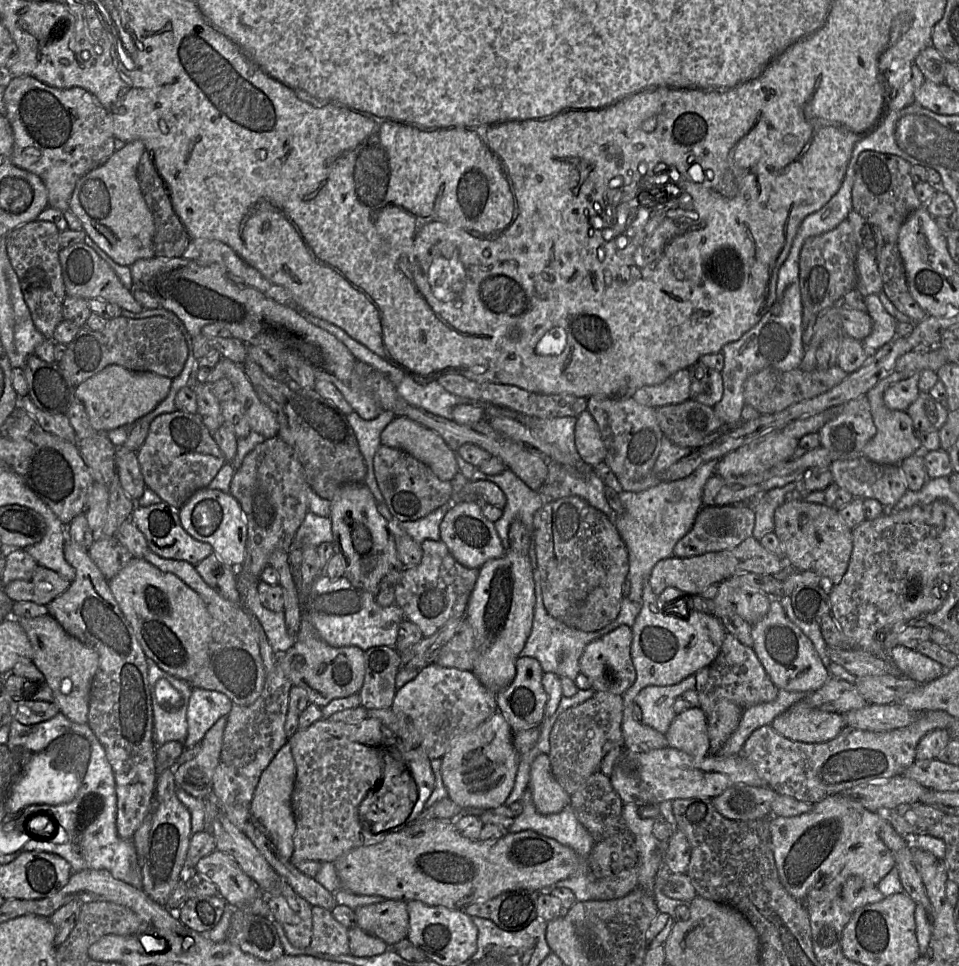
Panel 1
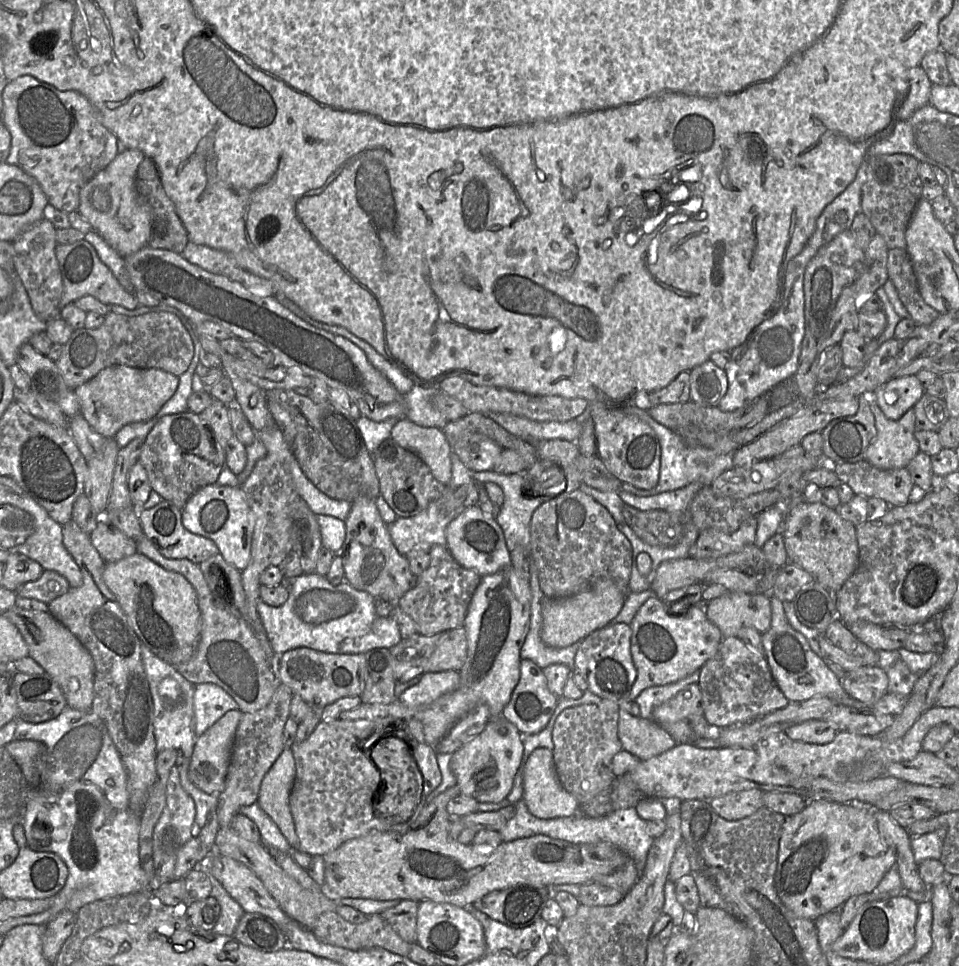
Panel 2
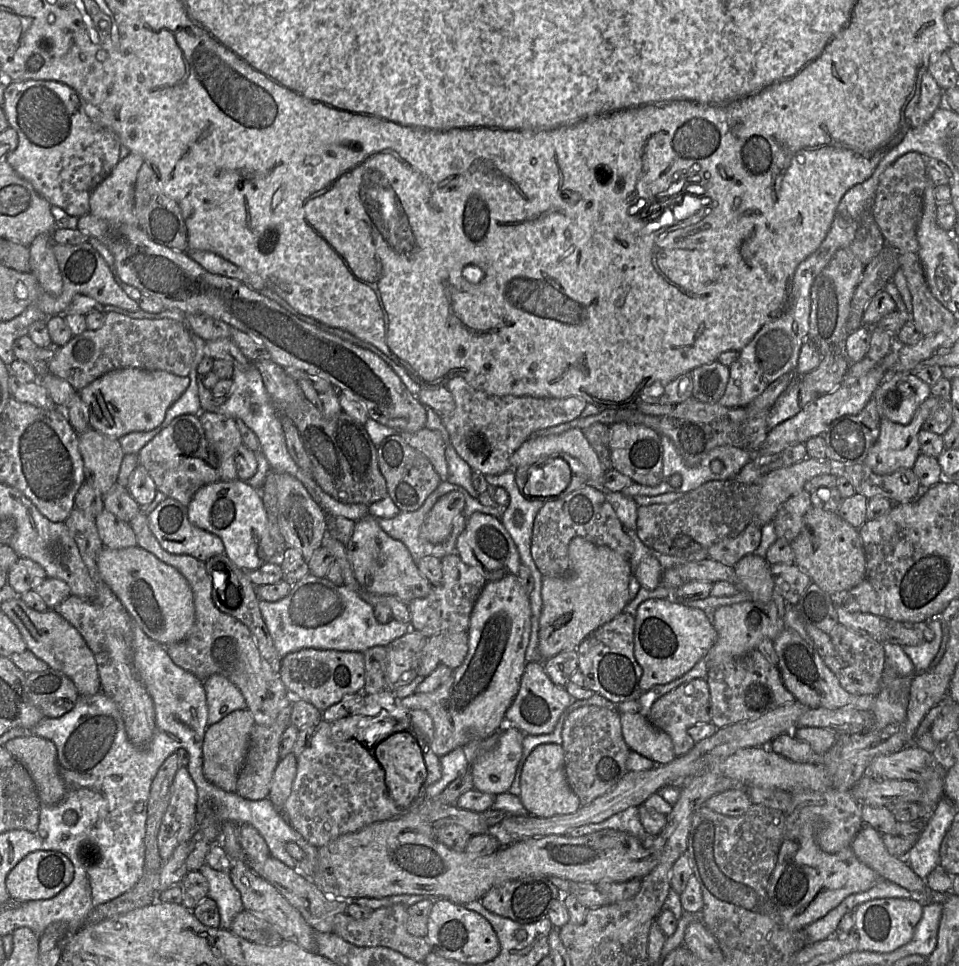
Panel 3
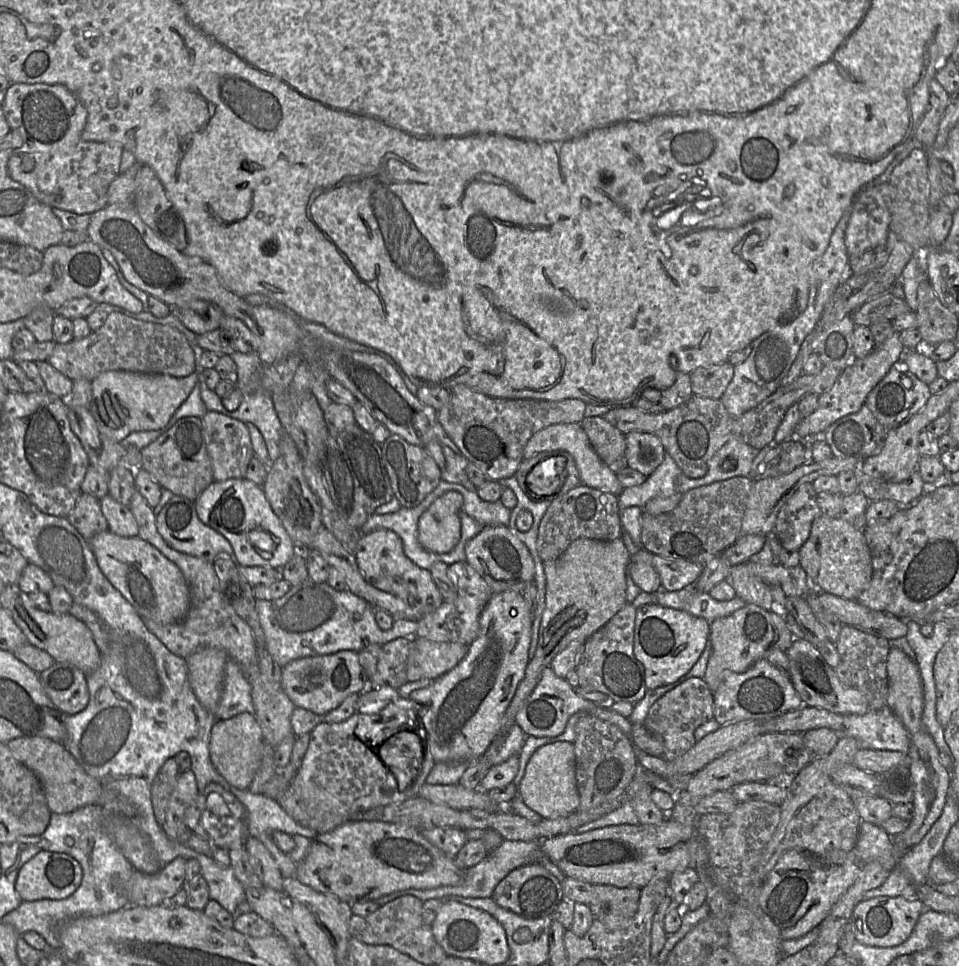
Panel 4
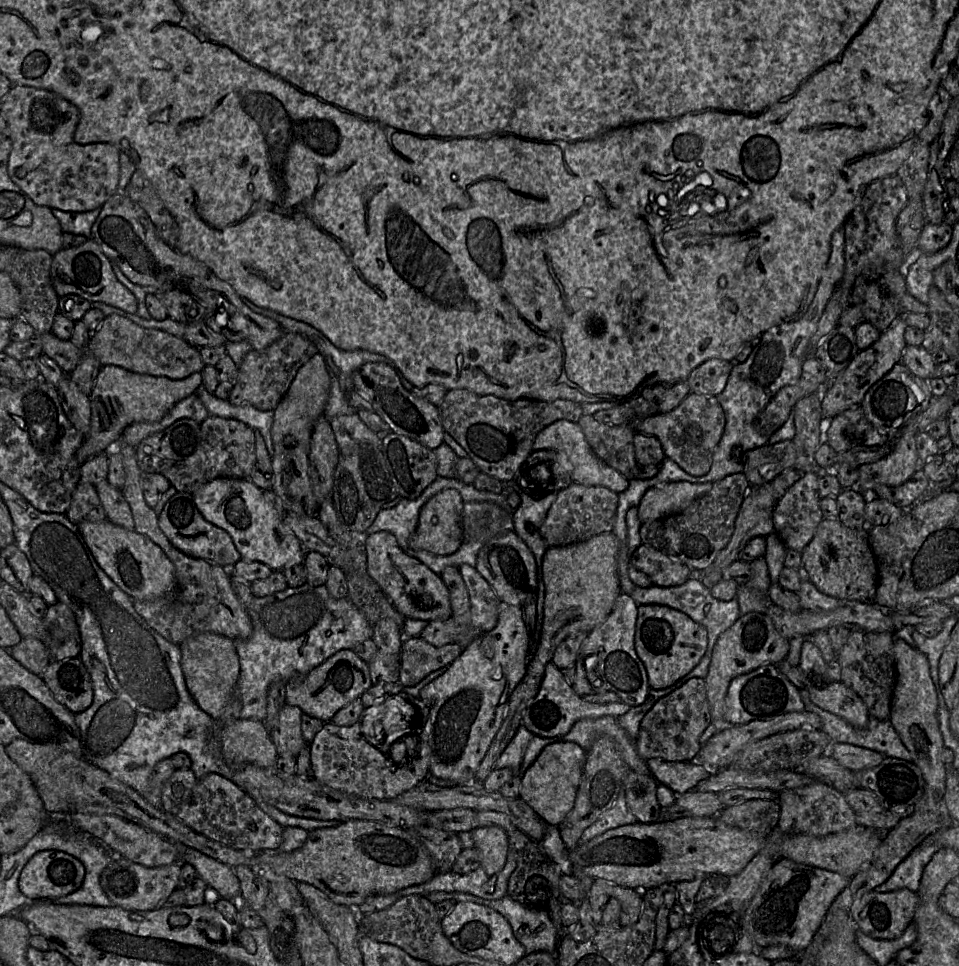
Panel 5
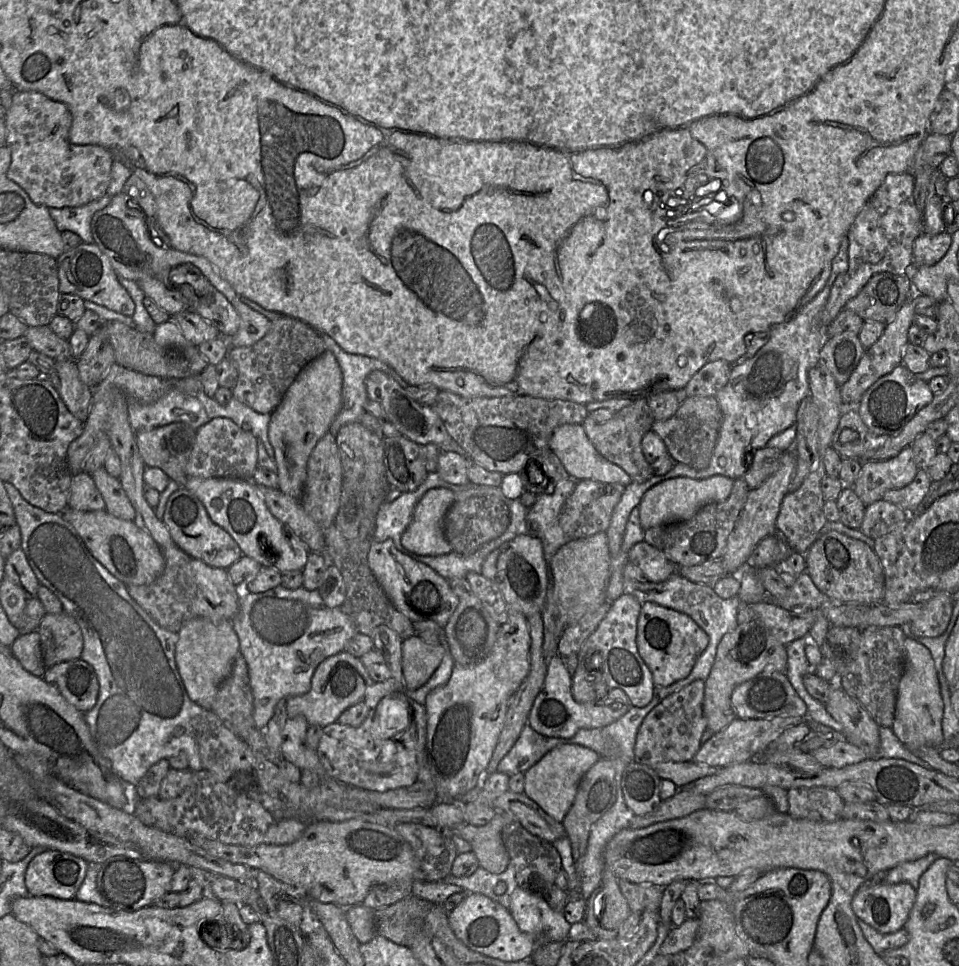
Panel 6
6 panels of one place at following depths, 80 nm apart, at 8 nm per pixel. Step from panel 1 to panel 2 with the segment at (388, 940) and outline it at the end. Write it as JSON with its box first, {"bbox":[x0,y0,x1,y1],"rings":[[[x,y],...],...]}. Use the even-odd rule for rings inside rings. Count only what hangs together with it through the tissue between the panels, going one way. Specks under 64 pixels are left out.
{"bbox":[380,900,419,943],"rings":[[[402,900],[396,906],[380,913],[393,930],[409,943],[417,942],[417,913],[419,902]]]}

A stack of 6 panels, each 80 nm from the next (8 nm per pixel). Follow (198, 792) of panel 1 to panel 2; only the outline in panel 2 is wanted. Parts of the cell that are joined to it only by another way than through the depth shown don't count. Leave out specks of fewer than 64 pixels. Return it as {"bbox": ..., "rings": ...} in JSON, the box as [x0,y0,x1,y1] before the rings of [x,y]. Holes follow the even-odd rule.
{"bbox":[188,709,242,794],"rings":[[[239,709],[226,712],[197,738],[194,751],[189,759],[188,777],[197,788],[205,793],[220,794],[225,788],[231,751],[242,715]]]}

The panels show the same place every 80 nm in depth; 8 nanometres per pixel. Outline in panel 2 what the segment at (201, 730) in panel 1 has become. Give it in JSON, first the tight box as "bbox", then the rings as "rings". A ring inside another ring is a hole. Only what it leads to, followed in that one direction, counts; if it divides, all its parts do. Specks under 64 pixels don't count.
{"bbox":[193,683,239,737],"rings":[[[213,683],[195,686],[193,710],[195,733],[199,737],[230,708],[239,708],[237,702],[223,688]]]}

